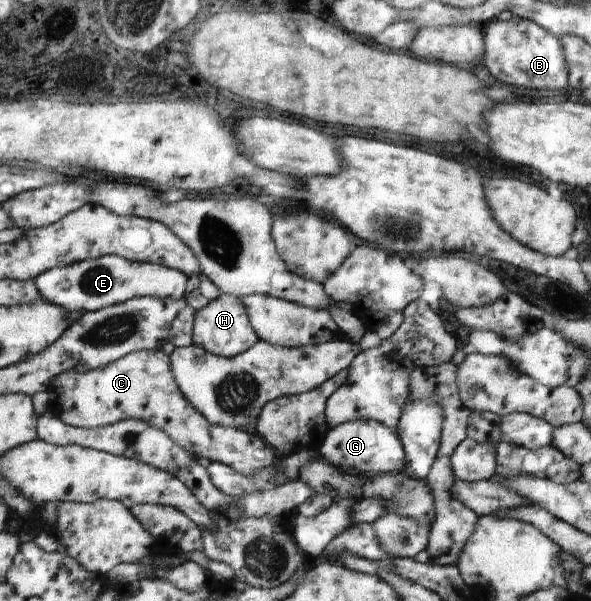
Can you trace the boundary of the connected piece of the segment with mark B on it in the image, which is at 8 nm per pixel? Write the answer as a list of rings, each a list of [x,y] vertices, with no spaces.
[[[512,16],[510,20],[501,21],[494,19],[482,26],[485,34],[485,54],[480,61],[486,65],[491,76],[505,84],[521,86],[521,88],[535,88],[541,90],[565,90],[569,95],[569,64],[565,58],[564,46],[556,36],[543,30],[536,22]]]

